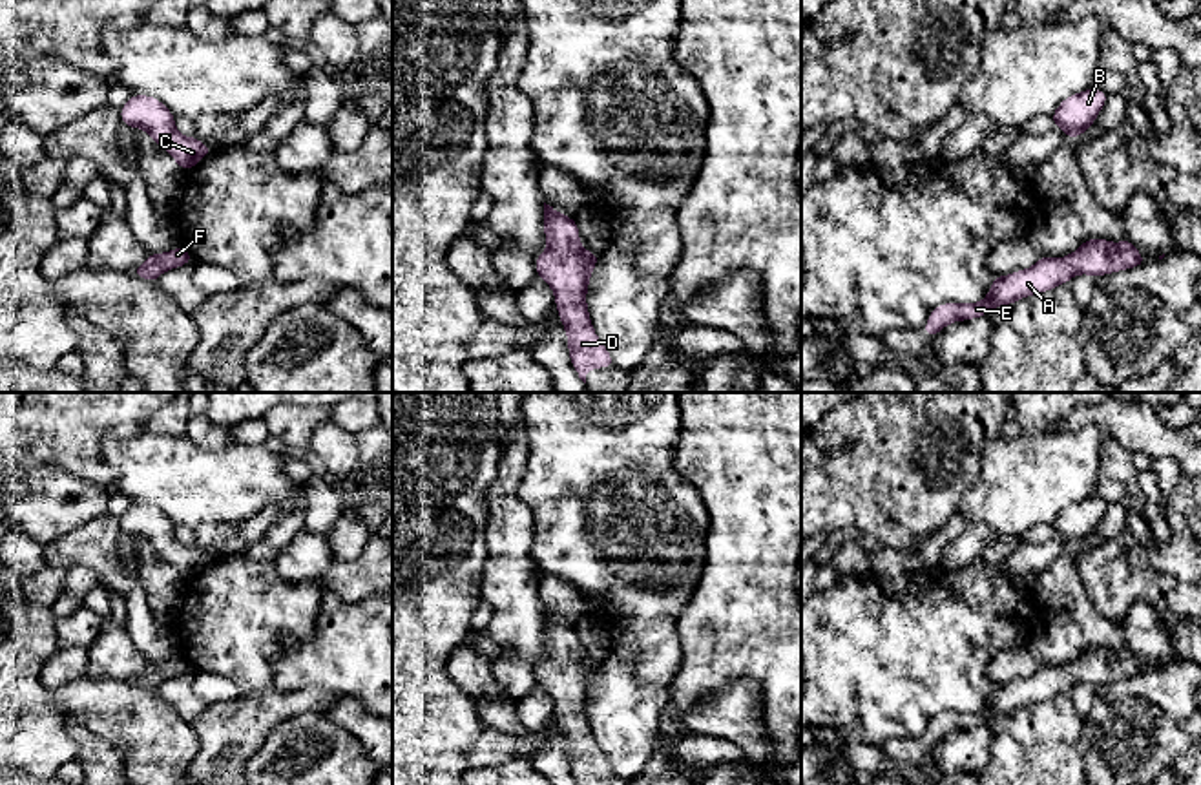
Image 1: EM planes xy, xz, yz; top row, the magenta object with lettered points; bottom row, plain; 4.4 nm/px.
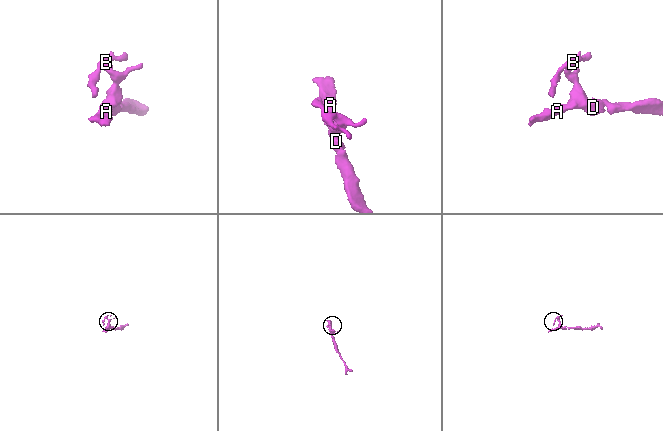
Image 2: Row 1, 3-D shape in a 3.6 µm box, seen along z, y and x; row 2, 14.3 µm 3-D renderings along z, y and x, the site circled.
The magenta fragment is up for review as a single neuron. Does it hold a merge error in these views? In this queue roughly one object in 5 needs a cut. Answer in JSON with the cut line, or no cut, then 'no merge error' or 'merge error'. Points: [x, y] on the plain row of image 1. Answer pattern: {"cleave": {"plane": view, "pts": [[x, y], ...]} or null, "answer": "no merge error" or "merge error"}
{"cleave": null, "answer": "no merge error"}

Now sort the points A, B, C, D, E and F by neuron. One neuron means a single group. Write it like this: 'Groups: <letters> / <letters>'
Groups: A B C D E F

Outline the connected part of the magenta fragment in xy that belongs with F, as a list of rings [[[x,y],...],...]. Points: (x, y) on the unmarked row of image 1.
[[[181,654],[175,659],[162,663],[148,663],[146,670],[131,679],[133,685],[139,685],[150,692],[161,686],[162,681],[179,677],[192,672],[190,661]]]

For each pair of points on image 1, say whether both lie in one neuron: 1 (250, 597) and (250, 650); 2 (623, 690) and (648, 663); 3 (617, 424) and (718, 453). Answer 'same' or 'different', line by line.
1: same
2: different
3: different

